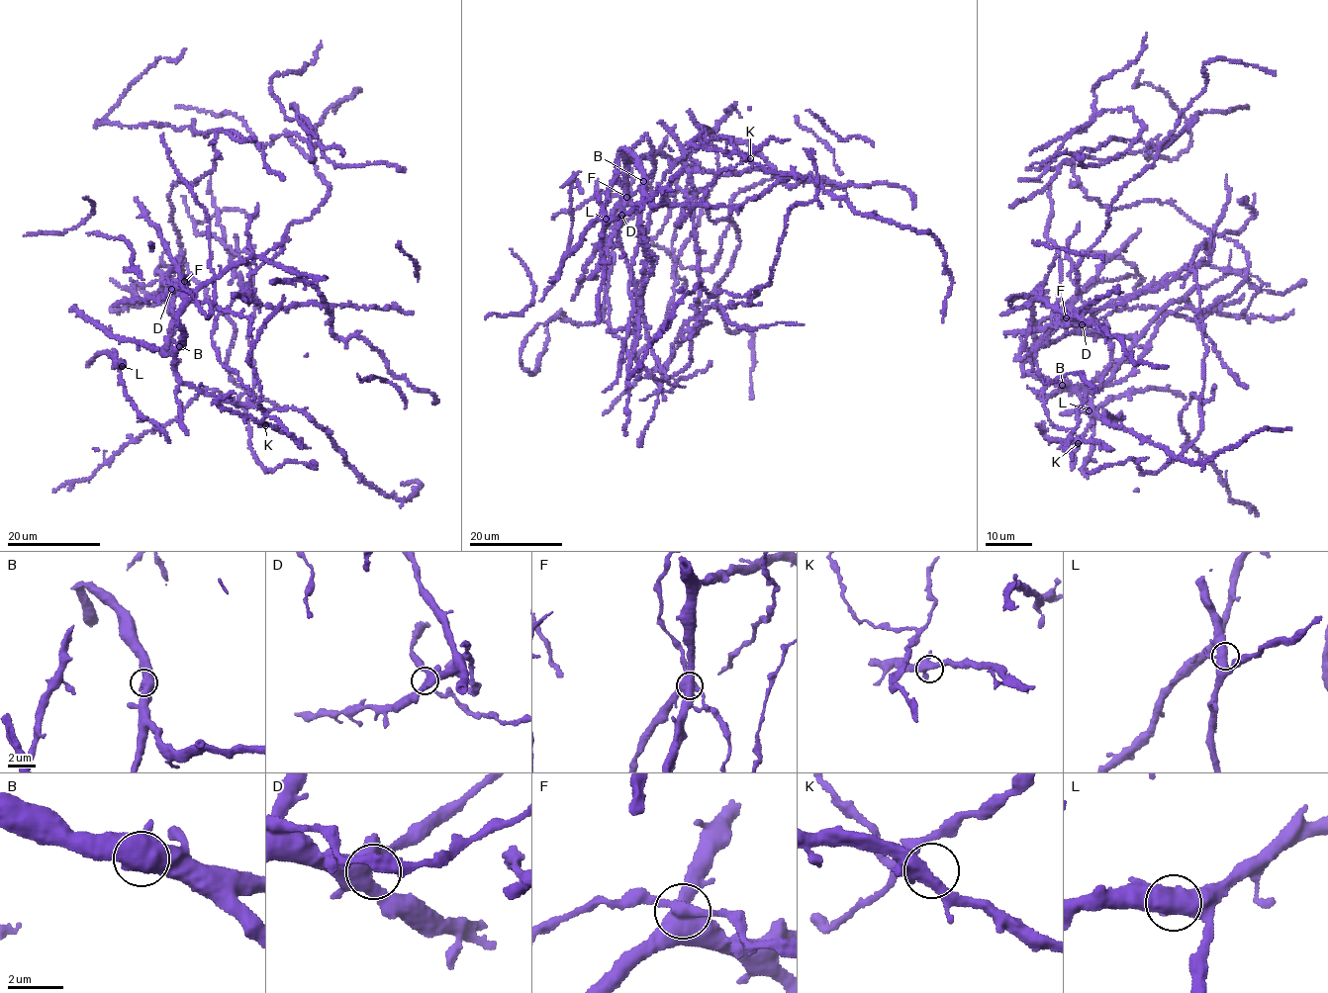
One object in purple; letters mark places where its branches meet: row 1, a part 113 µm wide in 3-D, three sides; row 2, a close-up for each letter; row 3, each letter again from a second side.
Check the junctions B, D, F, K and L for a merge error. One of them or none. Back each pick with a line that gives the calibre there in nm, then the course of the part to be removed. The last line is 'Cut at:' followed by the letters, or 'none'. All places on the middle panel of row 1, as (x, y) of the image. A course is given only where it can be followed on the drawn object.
Cut at: none

